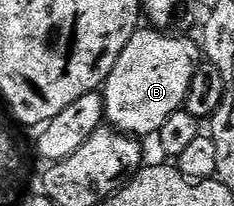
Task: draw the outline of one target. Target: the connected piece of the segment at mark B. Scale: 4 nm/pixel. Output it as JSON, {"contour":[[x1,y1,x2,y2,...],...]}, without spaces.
{"contour":[[139,29,133,34,131,41,127,41,127,49,123,49,123,53,119,53,119,61,115,61,115,69,111,69,111,73,105,78,103,88,105,105,100,92,84,94,42,128,39,133,42,134,37,141,37,149,45,159,44,162,54,163,65,160,71,153,75,153,79,146,87,141,87,137,91,137,91,134,103,125,104,113,109,118,106,119,108,126,123,131,126,135,142,137,141,135,156,136,161,130,163,121,167,121,167,117,171,117,171,113,184,108,185,98,191,89,191,77,195,77,195,69,200,67,203,62,202,48,194,40,193,44,189,39,180,39,179,36,173,35,177,33,166,33,156,29,145,30]]}

